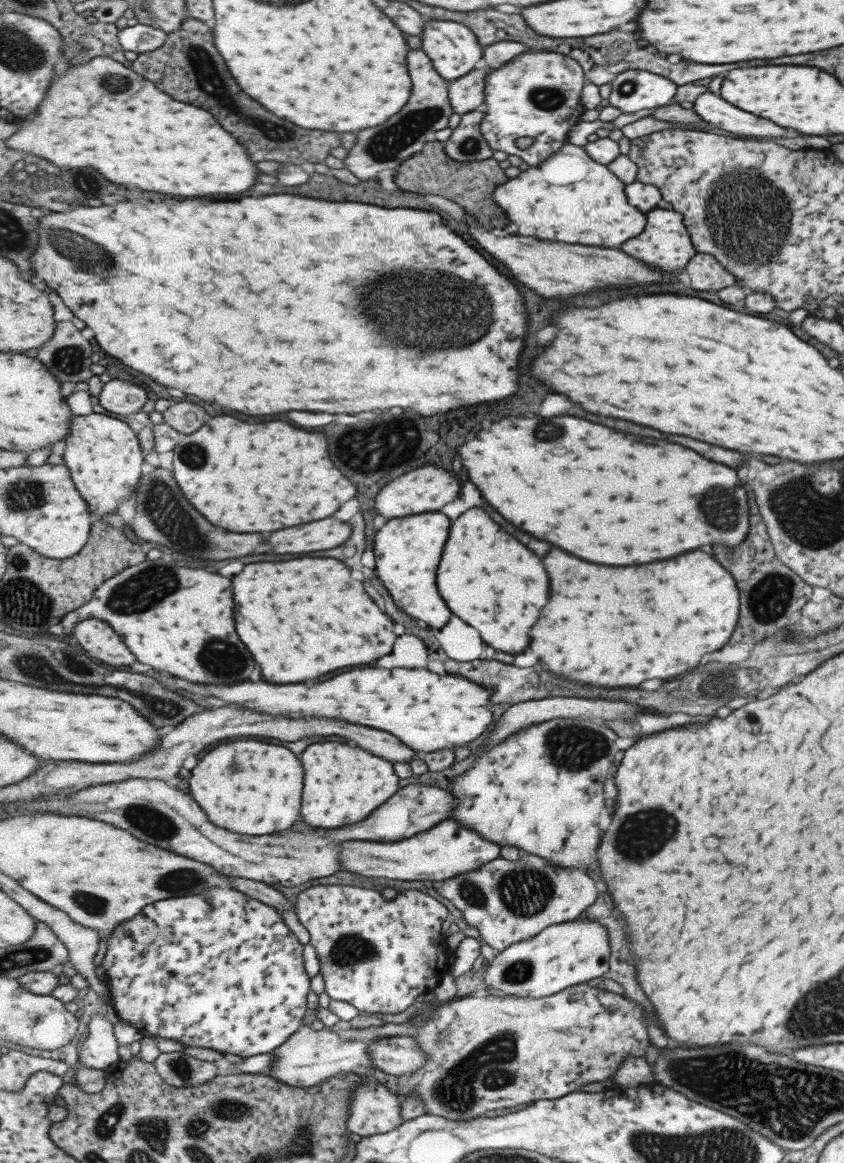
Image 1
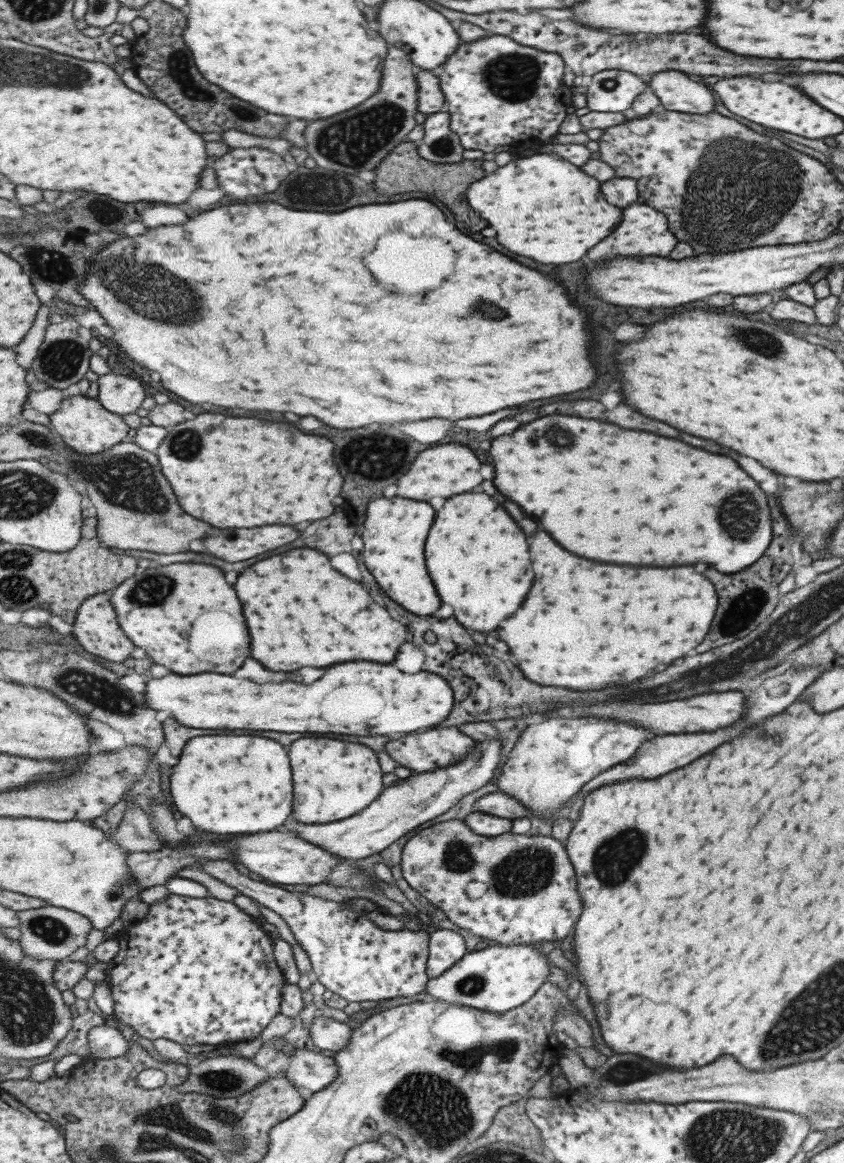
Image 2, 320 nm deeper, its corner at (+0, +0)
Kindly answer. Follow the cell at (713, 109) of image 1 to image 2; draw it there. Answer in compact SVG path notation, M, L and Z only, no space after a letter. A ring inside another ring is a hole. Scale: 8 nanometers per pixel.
M663 71L649 80L649 88L661 99L667 110L689 114L707 114L714 110L709 85L694 82L687 73Z

